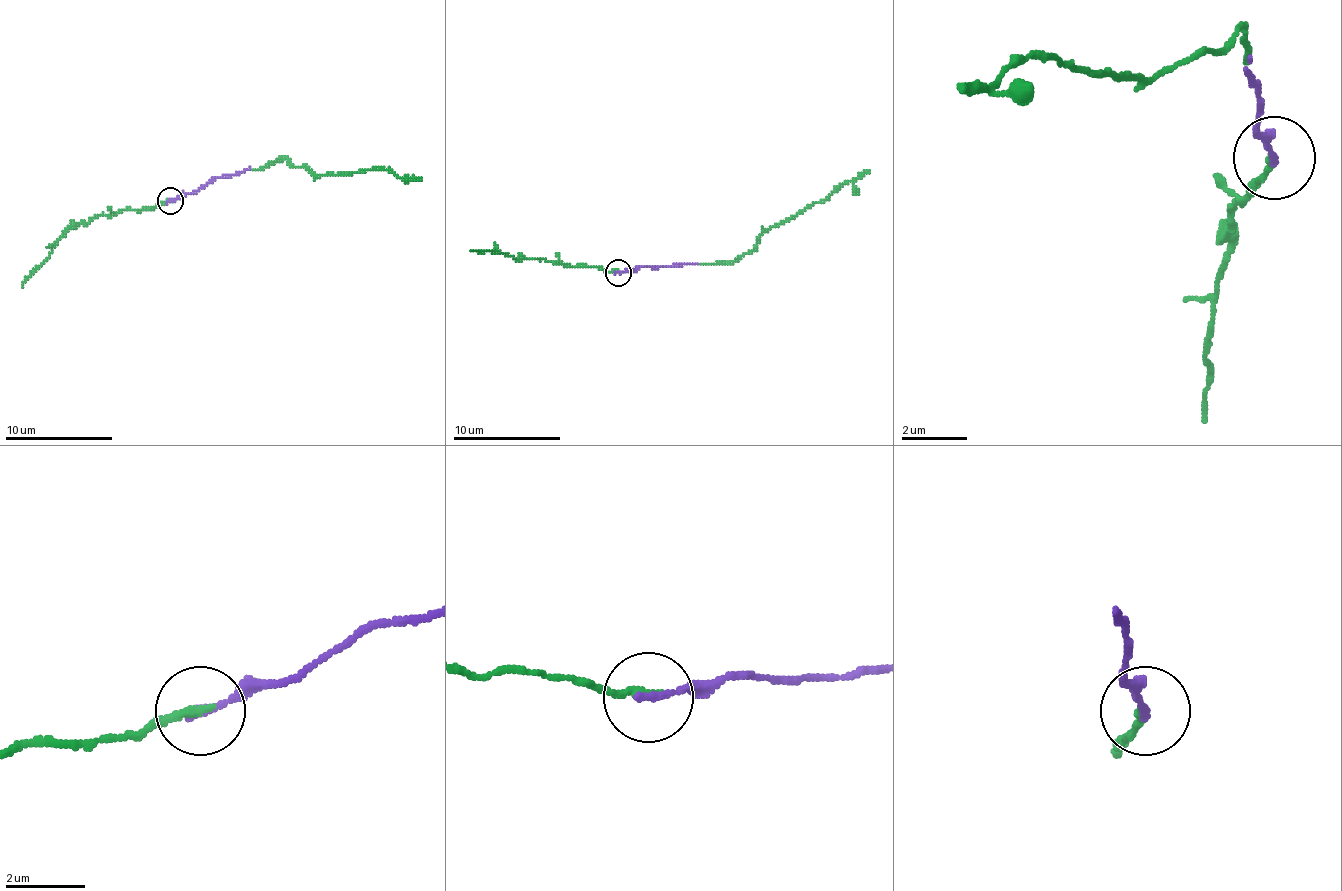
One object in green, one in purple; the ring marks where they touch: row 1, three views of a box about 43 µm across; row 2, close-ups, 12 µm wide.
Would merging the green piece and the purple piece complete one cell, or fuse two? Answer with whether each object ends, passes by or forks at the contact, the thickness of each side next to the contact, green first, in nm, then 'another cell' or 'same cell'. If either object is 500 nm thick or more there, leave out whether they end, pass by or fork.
green ends | purple ends | 200/220 nm | same cell

